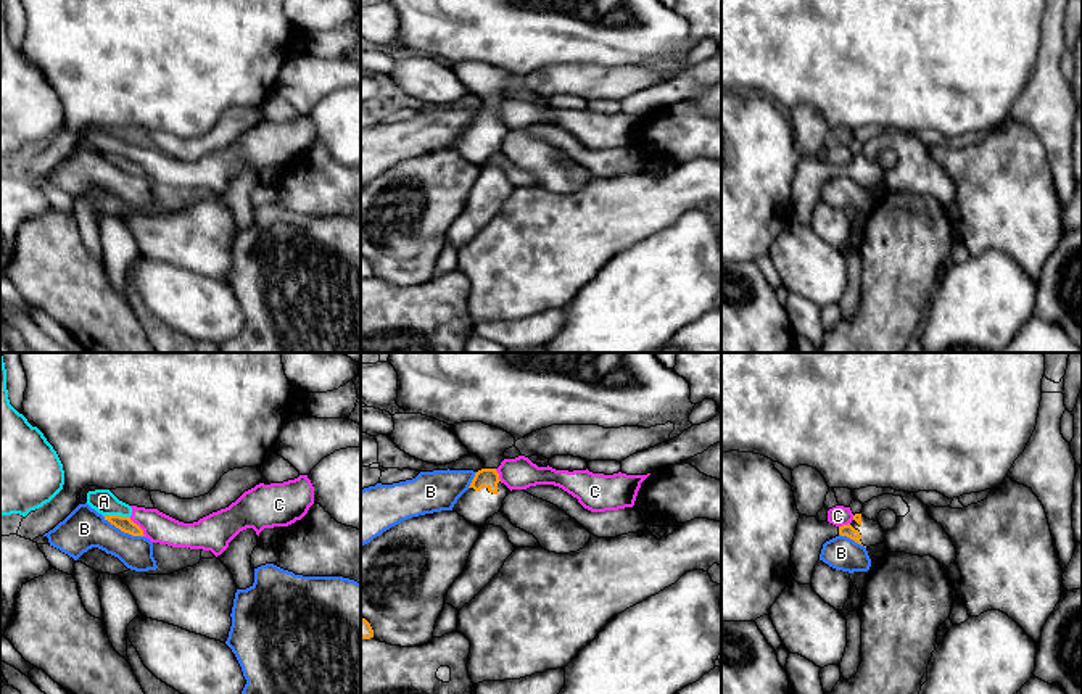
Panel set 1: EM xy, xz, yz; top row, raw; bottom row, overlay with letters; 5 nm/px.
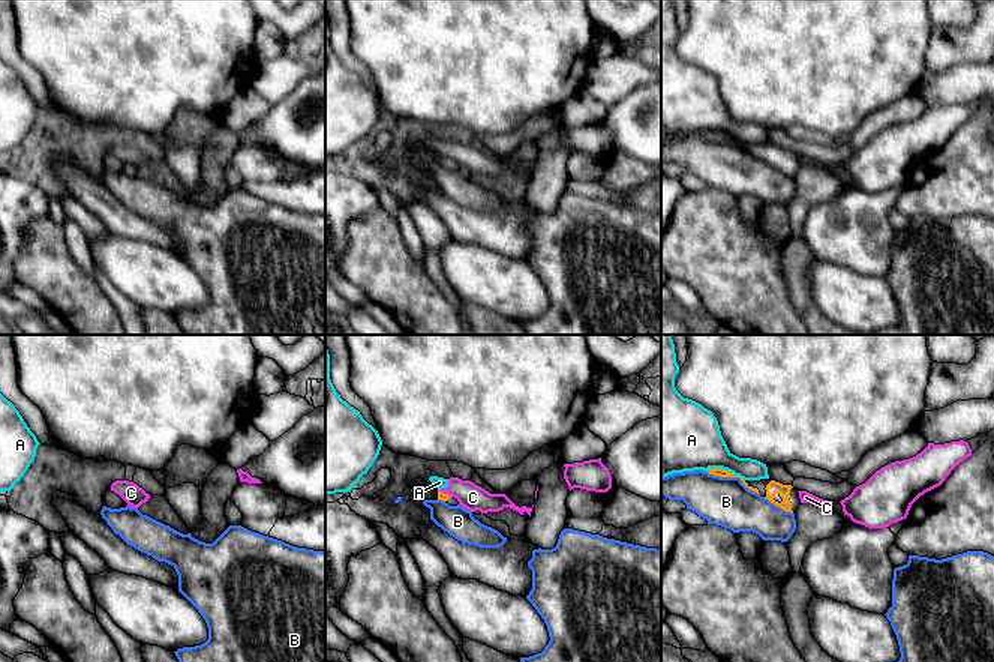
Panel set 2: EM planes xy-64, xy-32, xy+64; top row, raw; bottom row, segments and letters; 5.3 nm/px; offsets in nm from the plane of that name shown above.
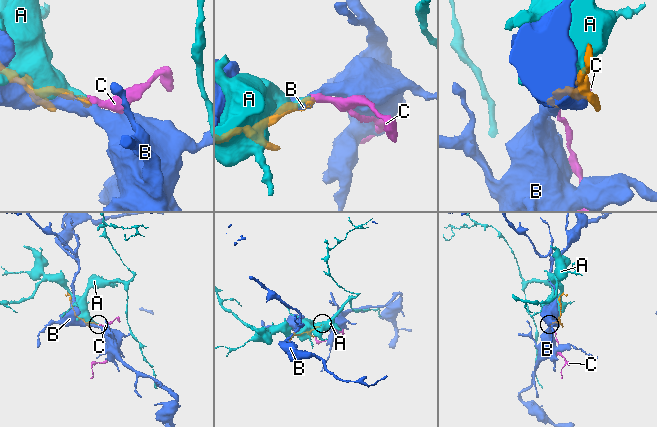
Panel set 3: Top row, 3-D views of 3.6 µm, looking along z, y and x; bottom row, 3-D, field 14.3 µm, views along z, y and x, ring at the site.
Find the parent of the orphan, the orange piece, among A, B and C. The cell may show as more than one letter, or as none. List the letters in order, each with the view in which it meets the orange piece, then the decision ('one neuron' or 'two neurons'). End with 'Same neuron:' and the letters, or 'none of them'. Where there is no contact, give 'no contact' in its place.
A: xy | two neurons
B: xy | two neurons
C: xy | two neurons
Same neuron: none of them

